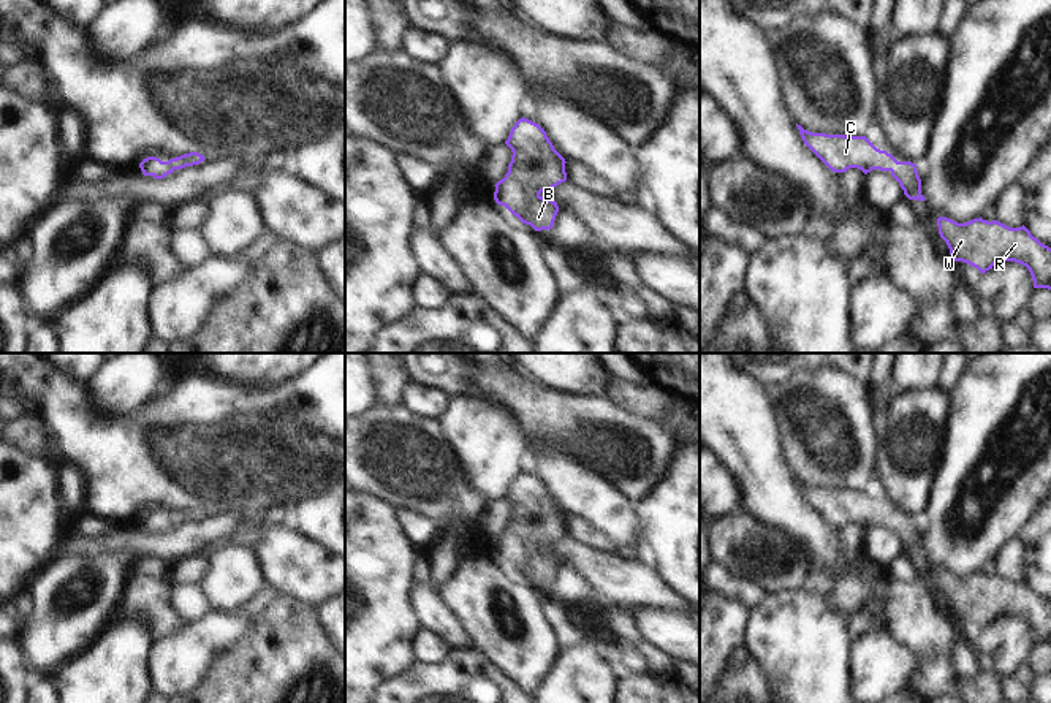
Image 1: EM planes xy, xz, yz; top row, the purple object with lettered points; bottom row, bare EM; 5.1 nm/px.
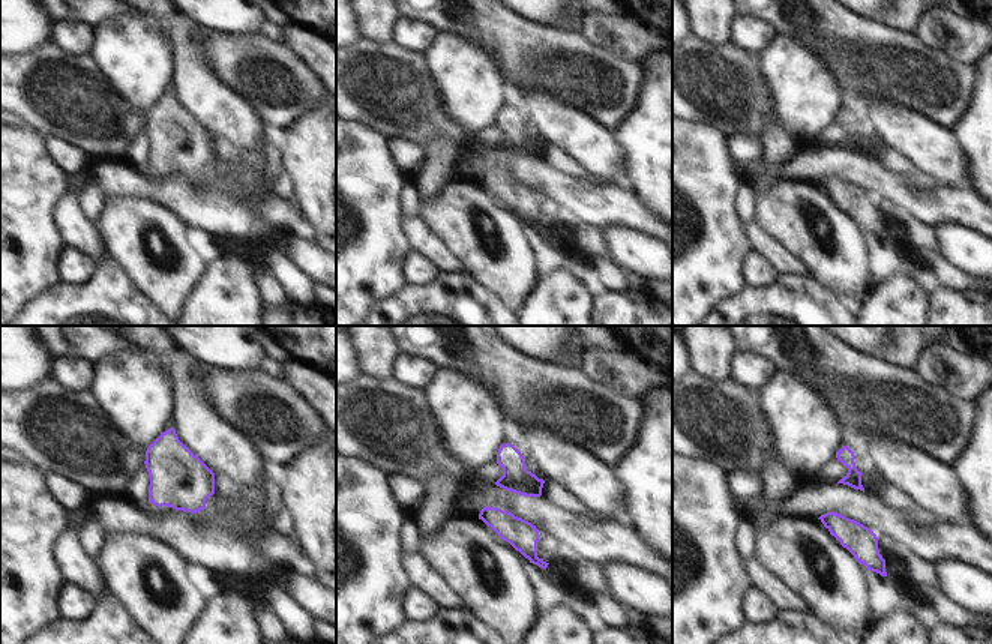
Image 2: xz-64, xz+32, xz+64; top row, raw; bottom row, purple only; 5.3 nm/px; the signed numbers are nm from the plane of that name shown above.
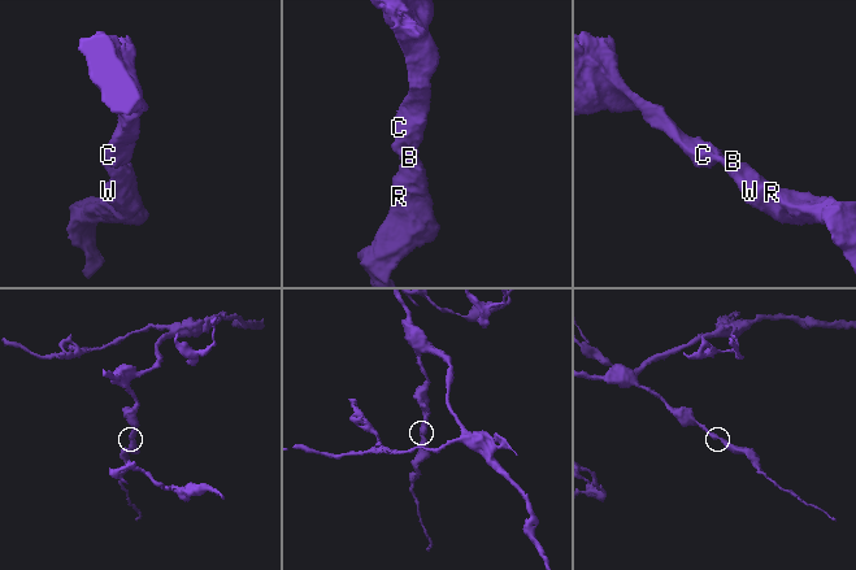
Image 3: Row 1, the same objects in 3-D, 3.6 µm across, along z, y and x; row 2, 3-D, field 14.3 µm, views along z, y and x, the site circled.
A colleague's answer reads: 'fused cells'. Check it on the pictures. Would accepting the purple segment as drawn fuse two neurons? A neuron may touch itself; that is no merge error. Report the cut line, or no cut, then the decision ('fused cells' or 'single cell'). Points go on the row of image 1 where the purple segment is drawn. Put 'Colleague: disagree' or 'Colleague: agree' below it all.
cut none; single cell
Colleague: disagree

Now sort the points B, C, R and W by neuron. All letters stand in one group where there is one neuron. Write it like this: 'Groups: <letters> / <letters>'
Groups: B C R W

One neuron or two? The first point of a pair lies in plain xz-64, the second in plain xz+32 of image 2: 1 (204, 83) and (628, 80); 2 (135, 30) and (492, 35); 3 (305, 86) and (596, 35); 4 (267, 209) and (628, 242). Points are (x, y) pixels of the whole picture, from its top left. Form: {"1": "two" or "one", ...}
{"1": "two", "2": "two", "3": "two", "4": "two"}

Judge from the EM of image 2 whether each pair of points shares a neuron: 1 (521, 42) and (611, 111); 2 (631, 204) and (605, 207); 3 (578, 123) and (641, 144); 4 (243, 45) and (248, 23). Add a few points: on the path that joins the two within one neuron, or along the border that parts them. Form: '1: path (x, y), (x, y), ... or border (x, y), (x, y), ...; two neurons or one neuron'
1: path (544, 56), (563, 62), (590, 89); one neuron
2: path (625, 207), (611, 207); one neuron
3: border (613, 131), (622, 150), (622, 164), (625, 167); two neurons
4: border (257, 32), (210, 33); two neurons

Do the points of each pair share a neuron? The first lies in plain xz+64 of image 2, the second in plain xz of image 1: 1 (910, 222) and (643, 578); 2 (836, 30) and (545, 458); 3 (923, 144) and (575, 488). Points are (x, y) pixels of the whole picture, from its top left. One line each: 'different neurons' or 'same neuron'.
1: different neurons
2: different neurons
3: same neuron

